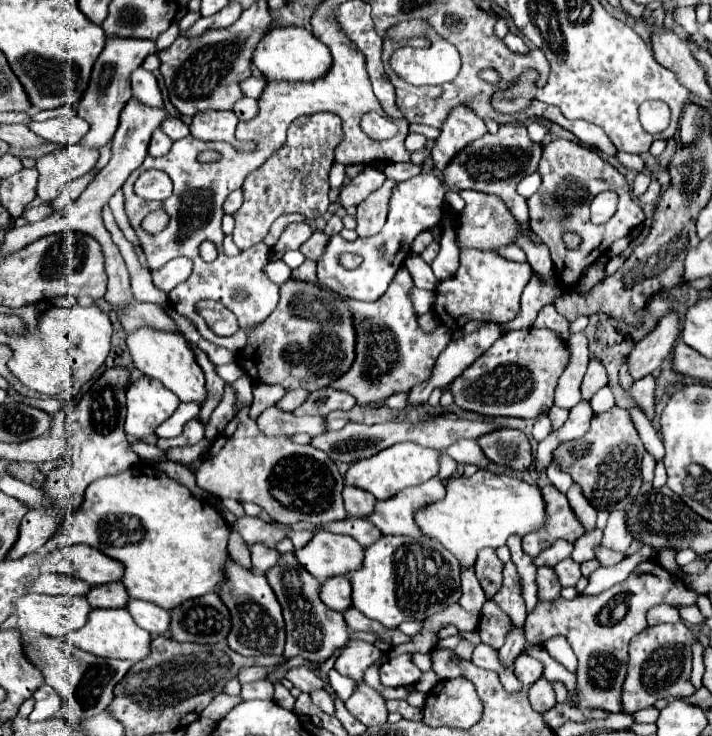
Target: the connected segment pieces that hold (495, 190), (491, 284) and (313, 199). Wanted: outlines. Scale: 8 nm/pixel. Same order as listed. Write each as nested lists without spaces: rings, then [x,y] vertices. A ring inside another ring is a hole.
[[[520,123],[504,125],[498,129],[496,135],[488,133],[480,141],[468,145],[468,149],[464,149],[464,153],[460,153],[460,157],[456,157],[452,165],[448,165],[448,169],[444,171],[444,179],[450,189],[454,185],[456,189],[474,189],[474,191],[498,195],[505,205],[508,205],[512,215],[524,225],[524,229],[528,229],[526,199],[516,193],[516,185],[538,169],[540,155],[542,155],[542,145],[534,143],[528,137],[524,125]]]
[[[462,249],[458,275],[440,281],[434,289],[436,293],[434,313],[438,315],[440,323],[450,331],[460,329],[472,319],[510,321],[519,311],[520,289],[524,289],[524,281],[528,281],[528,273],[532,273],[528,263],[508,261],[500,257],[496,251]],[[454,324],[459,327],[454,327]]]
[[[312,113],[292,121],[284,147],[252,171],[242,185],[244,203],[234,213],[234,243],[238,249],[250,249],[252,245],[264,241],[270,225],[284,213],[302,213],[310,221],[326,213],[330,205],[328,173],[334,163],[334,147],[340,143],[340,137],[342,121],[338,115]]]

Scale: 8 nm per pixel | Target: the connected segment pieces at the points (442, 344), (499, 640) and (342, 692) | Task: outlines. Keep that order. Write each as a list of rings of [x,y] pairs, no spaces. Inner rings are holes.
[[[305,260],[298,269],[292,270],[290,278],[312,282],[327,291],[330,291],[334,297],[346,301],[346,303],[352,307],[352,313],[354,313],[354,325],[356,325],[356,333],[358,333],[358,341],[356,341],[356,361],[354,361],[352,369],[350,369],[344,377],[340,377],[338,381],[334,381],[330,387],[350,393],[350,395],[358,401],[358,405],[370,405],[370,403],[382,401],[382,399],[386,399],[386,397],[390,397],[390,395],[394,395],[394,393],[408,391],[408,389],[412,389],[414,385],[426,381],[426,379],[432,375],[436,357],[446,349],[446,345],[448,345],[448,341],[450,341],[450,331],[444,329],[442,325],[436,329],[436,333],[424,333],[422,329],[418,329],[418,325],[416,325],[416,313],[414,313],[414,305],[412,305],[410,299],[408,299],[408,291],[412,289],[414,283],[412,283],[412,277],[408,277],[408,269],[406,269],[404,265],[398,269],[396,277],[392,279],[392,285],[388,287],[388,293],[384,293],[384,297],[380,297],[380,301],[374,301],[374,303],[352,301],[352,299],[342,297],[327,287],[320,285],[316,276],[316,262],[312,260]]]
[[[488,599],[484,605],[482,605],[482,611],[480,611],[480,625],[478,629],[484,629],[484,631],[490,631],[490,633],[496,633],[496,645],[502,645],[504,643],[504,633],[506,629],[512,629],[512,621],[510,617],[498,607],[496,601]]]
[[[332,669],[328,673],[328,679],[330,679],[332,689],[336,691],[336,697],[342,699],[342,701],[346,701],[354,693],[354,689],[356,689],[356,681],[346,677],[346,675],[342,675],[342,673],[338,673],[336,669]]]

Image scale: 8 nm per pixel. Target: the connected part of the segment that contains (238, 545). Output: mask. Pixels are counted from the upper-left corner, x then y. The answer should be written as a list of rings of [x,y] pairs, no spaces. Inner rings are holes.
[[[236,533],[234,538],[229,538],[228,550],[231,557],[238,564],[245,568],[252,569],[250,550],[238,533]]]

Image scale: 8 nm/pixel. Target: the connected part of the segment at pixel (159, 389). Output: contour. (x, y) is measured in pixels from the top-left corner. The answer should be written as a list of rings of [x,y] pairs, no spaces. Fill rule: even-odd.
[[[140,377],[132,381],[128,387],[128,415],[126,415],[126,433],[144,439],[154,433],[154,429],[166,421],[180,405],[180,399],[160,385],[160,381],[152,381],[148,377]]]

